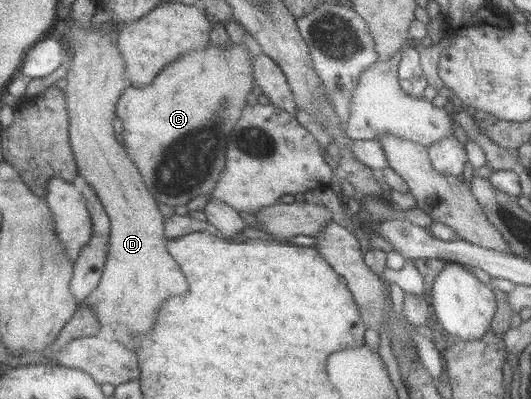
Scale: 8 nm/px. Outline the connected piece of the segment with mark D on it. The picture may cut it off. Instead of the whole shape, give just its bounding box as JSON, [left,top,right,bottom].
[64,22,187,352]

